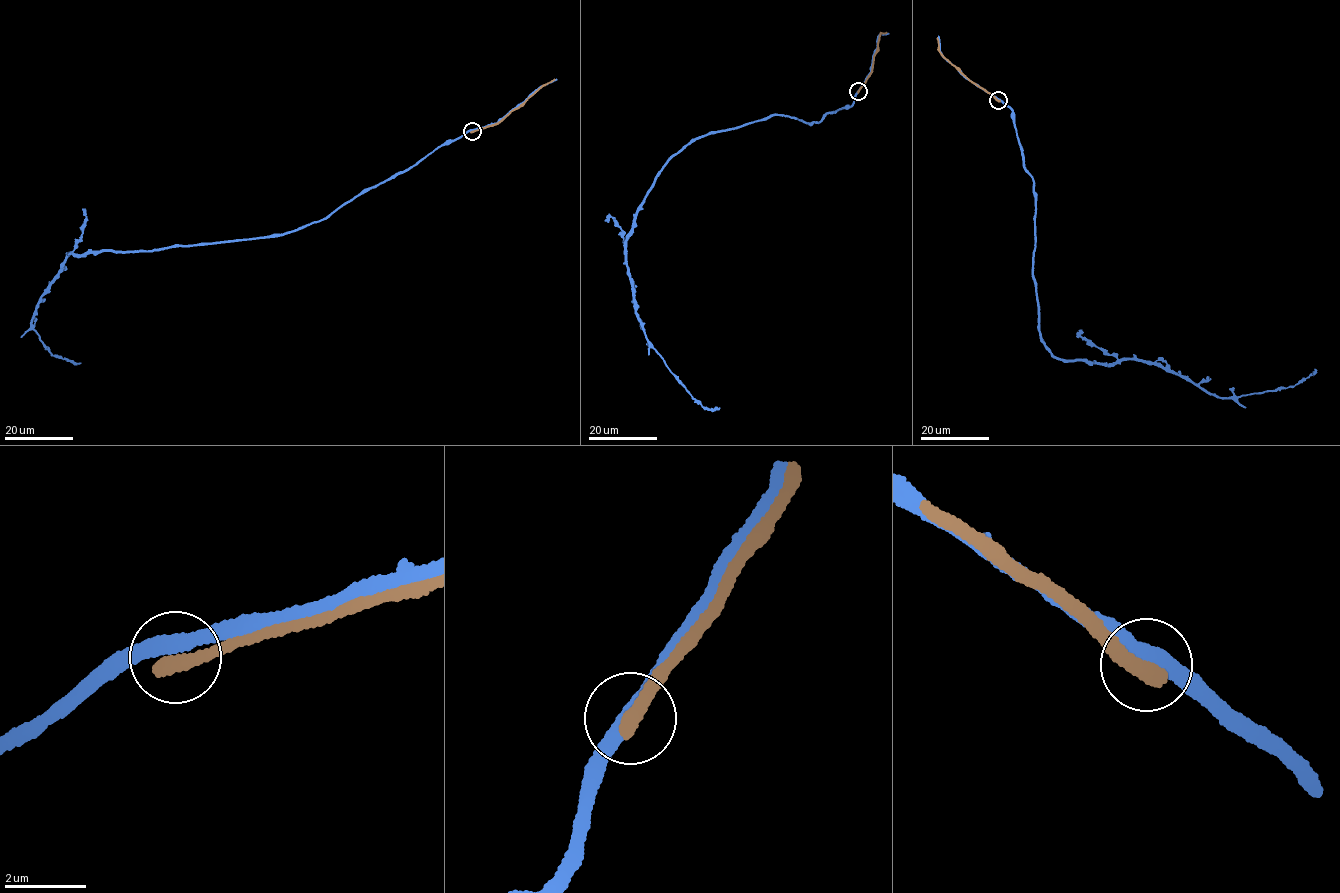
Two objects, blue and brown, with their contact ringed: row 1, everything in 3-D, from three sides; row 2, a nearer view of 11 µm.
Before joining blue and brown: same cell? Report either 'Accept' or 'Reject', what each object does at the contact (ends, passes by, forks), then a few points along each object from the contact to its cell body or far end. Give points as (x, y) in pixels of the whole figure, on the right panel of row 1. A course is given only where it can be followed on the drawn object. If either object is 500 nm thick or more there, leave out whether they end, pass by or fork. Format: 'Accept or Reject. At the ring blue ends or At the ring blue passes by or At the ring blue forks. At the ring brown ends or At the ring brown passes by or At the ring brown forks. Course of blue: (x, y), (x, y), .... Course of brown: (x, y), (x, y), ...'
Reject. At the ring blue passes by. At the ring brown ends. Course of blue: (998, 99), (1012, 111), (1033, 184), (1037, 328), (1056, 358), (1131, 358), (1225, 398), (1294, 385), (1314, 369). Course of brown: (998, 100), (943, 58), (937, 37)

